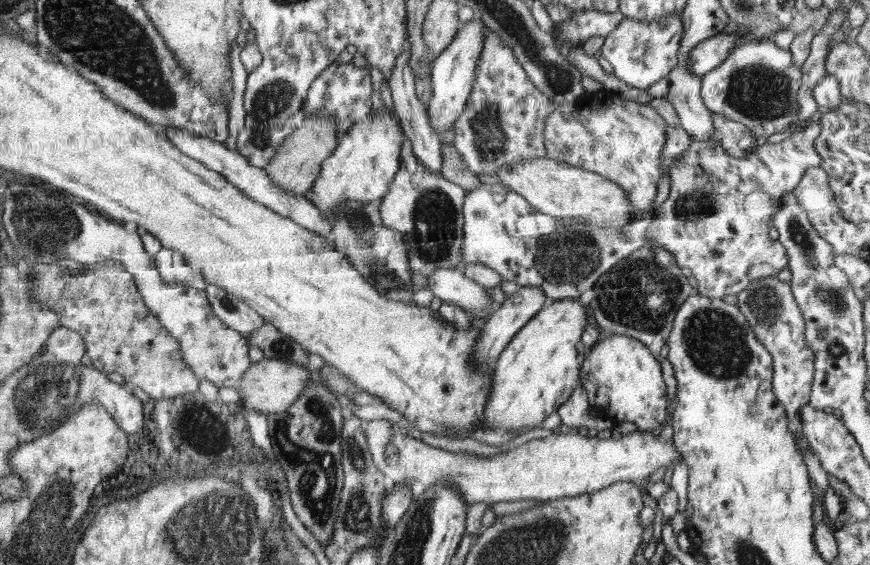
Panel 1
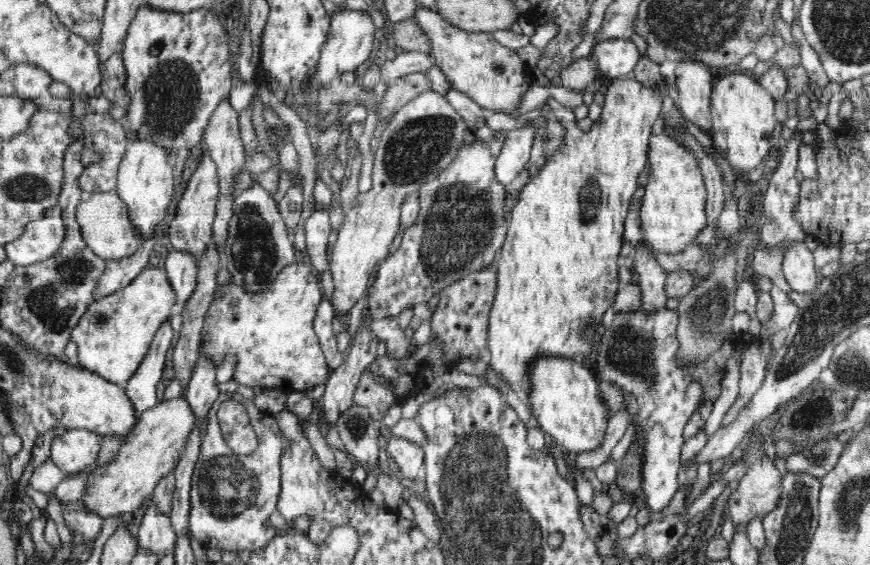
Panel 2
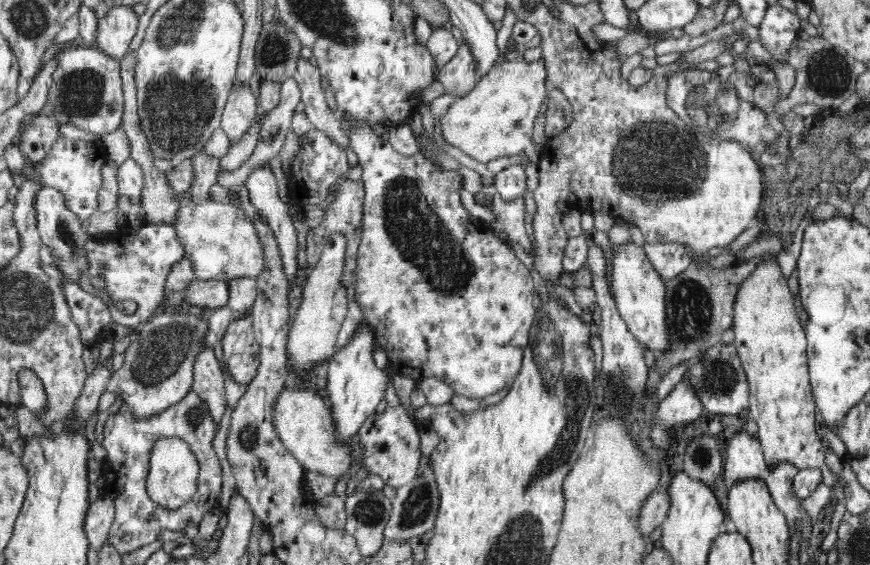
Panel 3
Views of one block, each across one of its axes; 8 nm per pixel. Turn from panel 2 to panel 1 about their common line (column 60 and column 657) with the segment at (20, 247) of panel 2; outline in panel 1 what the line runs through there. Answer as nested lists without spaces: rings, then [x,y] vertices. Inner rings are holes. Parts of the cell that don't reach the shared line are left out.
[[[819,121],[808,122],[806,128],[792,136],[792,140],[782,140],[782,144],[788,148],[786,152],[790,152],[786,156],[790,158],[780,160],[776,156],[774,162],[772,158],[766,158],[764,162],[758,152],[752,152],[748,158],[732,158],[714,139],[692,140],[678,160],[669,167],[670,192],[666,202],[657,206],[655,212],[650,212],[648,207],[635,208],[631,222],[621,228],[594,228],[585,224],[581,218],[569,220],[542,214],[521,194],[491,178],[482,178],[474,190],[466,191],[465,194],[461,269],[466,264],[481,262],[508,282],[515,282],[520,287],[540,287],[549,301],[557,301],[579,298],[592,289],[617,262],[646,245],[665,248],[672,253],[680,268],[690,268],[697,279],[700,295],[713,299],[721,299],[728,294],[737,295],[752,281],[777,275],[789,266],[786,249],[779,242],[769,239],[770,228],[775,212],[783,205],[783,196],[795,190],[809,168],[821,167],[822,158],[818,156],[815,147],[815,138],[820,131]]]

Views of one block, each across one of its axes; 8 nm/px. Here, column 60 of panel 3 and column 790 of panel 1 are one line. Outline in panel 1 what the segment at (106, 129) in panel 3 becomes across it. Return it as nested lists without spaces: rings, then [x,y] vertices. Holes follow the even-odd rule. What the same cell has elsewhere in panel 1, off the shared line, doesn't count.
[[[754,40],[734,47],[724,62],[701,77],[701,95],[706,108],[712,113],[723,114],[734,122],[743,124],[756,136],[769,137],[782,132],[797,120],[800,110],[797,92],[801,85],[801,69],[794,64],[791,51],[778,47],[773,40]]]

